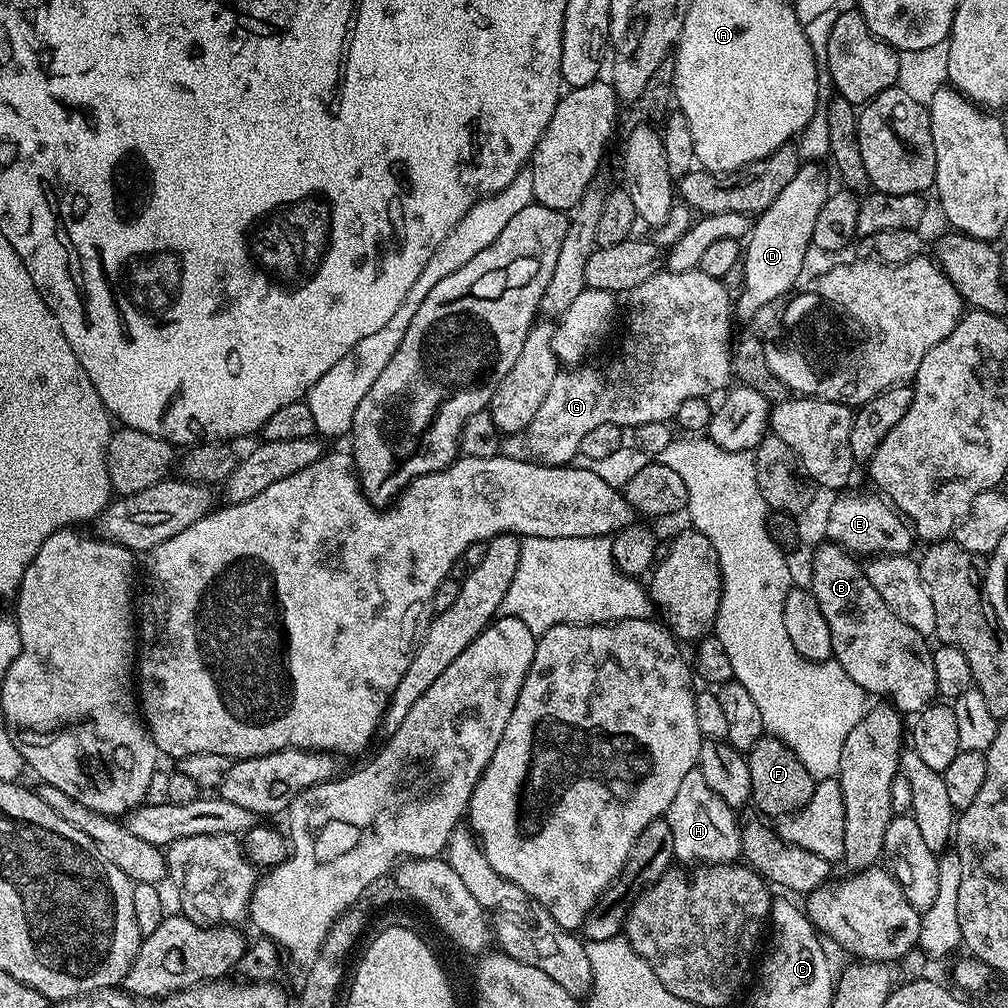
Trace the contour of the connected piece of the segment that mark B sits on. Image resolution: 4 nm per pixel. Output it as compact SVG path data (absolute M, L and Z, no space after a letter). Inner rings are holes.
M824 542L824 545L812 556L812 597L818 602L818 610L822 610L822 618L826 618L826 626L830 626L832 639L832 656L862 686L869 697L883 698L901 714L915 714L927 708L937 699L934 682L934 658L932 648L925 637L914 630L914 626L906 626L890 606L886 606L882 594L874 590L874 582L864 572L864 564L853 553L845 551L839 544Z

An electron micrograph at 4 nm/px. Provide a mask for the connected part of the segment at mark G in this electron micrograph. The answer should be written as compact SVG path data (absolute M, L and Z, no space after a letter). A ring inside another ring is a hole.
M697 267L685 272L661 270L634 286L626 296L628 313L624 316L624 337L616 357L605 368L595 368L588 362L557 371L542 406L526 429L527 451L539 463L568 466L580 454L582 437L597 426L617 424L622 429L634 430L646 422L668 422L686 398L712 398L715 392L723 393L734 376L734 300L731 295L728 297L724 284L727 283L721 277L706 274Z

